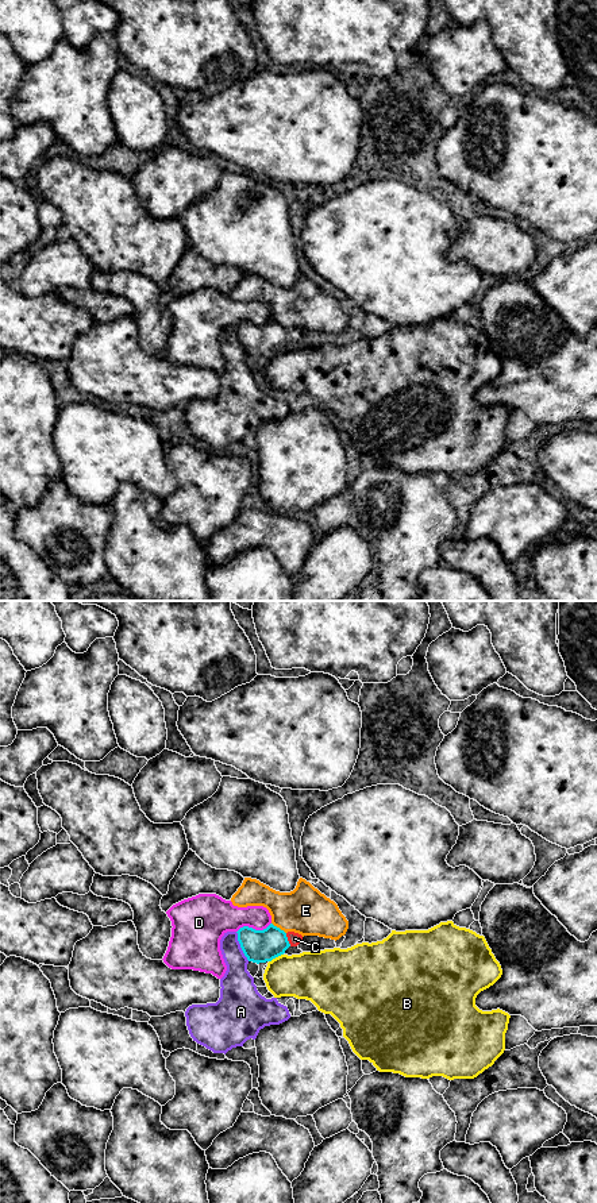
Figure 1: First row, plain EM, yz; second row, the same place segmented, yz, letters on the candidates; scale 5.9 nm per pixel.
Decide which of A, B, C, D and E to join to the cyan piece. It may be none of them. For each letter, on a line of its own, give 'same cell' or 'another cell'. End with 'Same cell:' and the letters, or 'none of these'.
A: another cell
B: another cell
C: same cell
D: another cell
E: another cell
Same cell: C

